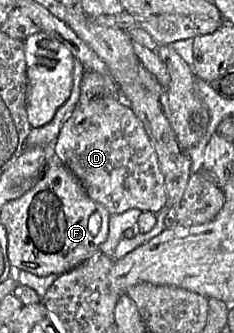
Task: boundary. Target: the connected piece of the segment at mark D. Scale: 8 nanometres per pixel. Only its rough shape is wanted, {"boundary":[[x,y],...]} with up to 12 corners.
{"boundary":[[124,99],[78,102],[55,155],[110,214],[158,213],[164,176]]}

